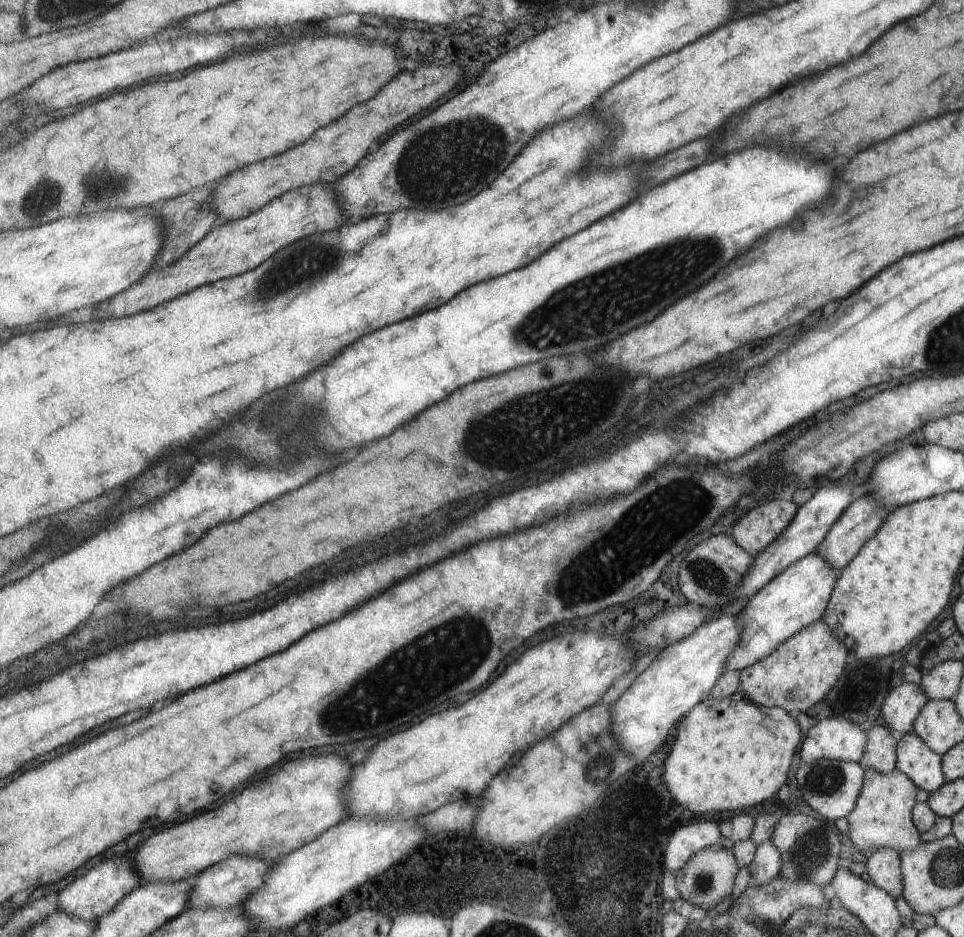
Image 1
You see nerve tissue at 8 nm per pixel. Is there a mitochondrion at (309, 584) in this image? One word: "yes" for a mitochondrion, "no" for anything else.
no

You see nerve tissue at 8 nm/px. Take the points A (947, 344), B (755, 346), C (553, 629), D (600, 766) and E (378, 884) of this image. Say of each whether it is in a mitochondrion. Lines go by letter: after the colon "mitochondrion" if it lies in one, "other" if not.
A: mitochondrion
B: other
C: other
D: mitochondrion
E: other

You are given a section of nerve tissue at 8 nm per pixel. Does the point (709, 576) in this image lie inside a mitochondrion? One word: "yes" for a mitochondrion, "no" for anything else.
yes

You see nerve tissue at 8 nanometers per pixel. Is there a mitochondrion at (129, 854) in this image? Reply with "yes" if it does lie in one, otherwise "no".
no

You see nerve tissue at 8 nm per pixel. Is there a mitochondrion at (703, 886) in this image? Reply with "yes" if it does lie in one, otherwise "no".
yes

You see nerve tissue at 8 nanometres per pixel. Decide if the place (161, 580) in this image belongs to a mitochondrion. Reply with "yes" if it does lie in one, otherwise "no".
no

